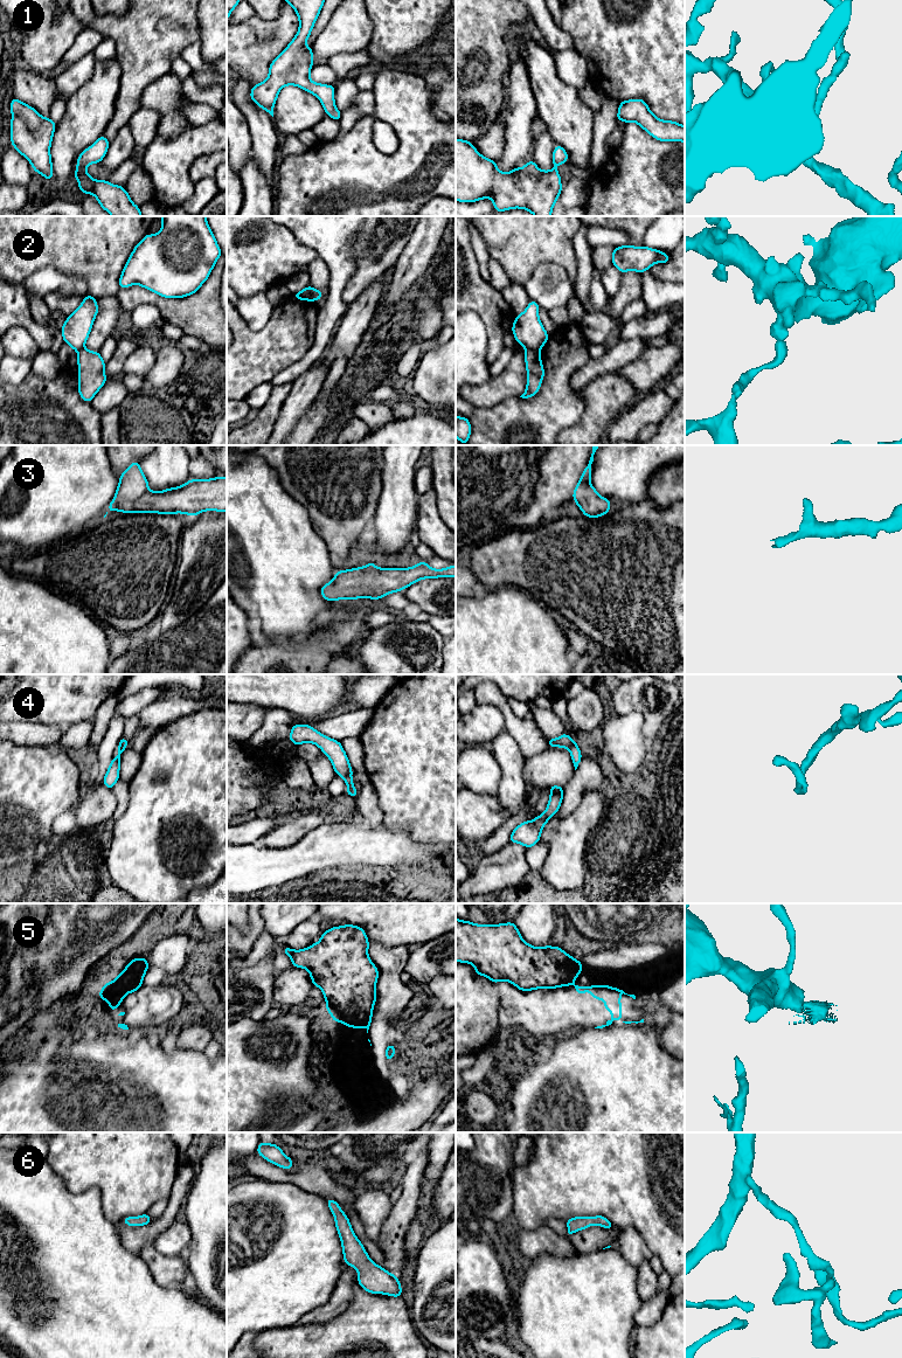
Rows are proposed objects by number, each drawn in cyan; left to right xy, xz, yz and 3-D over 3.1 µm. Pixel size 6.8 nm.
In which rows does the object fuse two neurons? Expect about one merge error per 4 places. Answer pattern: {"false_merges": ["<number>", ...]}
{"false_merges": ["2", "5"]}

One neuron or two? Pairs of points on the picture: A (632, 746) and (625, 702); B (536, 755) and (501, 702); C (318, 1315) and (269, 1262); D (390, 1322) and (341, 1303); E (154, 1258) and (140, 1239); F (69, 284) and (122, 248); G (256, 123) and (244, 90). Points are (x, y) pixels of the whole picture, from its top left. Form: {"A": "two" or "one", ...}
{"A": "two", "B": "one", "C": "two", "D": "two", "E": "two", "F": "two", "G": "one"}

